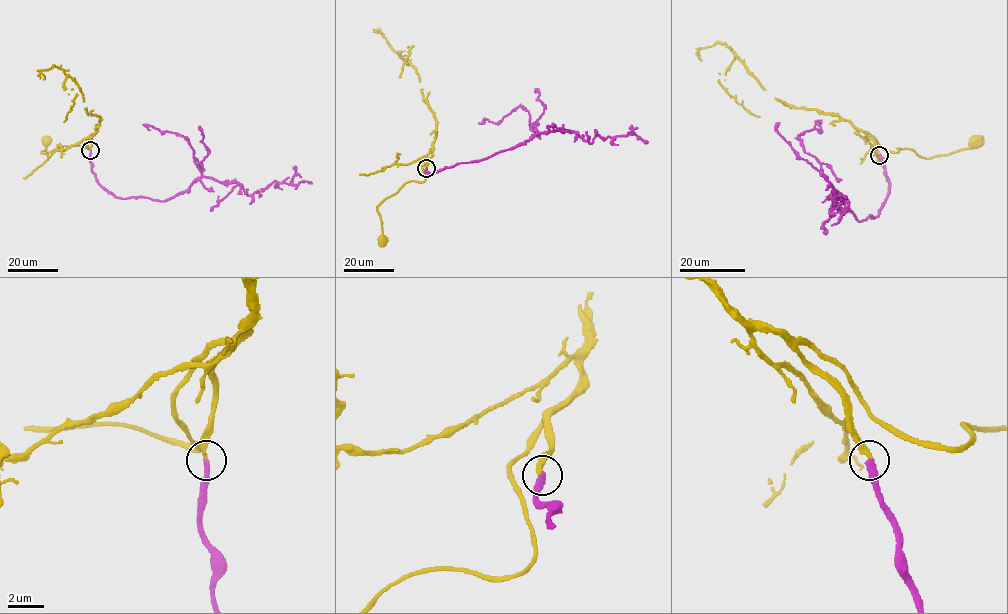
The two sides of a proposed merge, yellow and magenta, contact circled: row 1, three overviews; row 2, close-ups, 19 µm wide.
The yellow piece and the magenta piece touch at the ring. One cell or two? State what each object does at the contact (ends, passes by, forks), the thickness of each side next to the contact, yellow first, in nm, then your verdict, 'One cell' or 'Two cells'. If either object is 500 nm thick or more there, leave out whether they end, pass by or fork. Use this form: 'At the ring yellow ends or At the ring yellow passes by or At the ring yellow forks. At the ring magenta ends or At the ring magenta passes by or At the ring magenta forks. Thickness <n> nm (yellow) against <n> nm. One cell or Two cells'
At the ring yellow ends. At the ring magenta ends. Thickness 240 nm (yellow) against 300 nm. One cell

